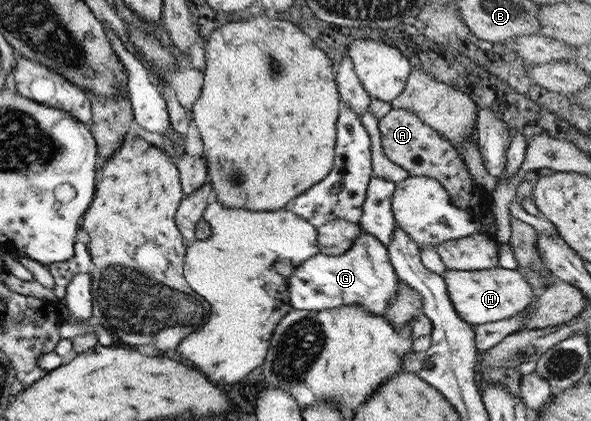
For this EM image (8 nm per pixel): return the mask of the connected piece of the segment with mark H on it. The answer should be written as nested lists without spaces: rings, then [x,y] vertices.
[[[498,266],[470,271],[445,270],[442,276],[456,316],[472,327],[477,324],[506,320],[526,310],[535,294],[524,275],[516,270]]]

